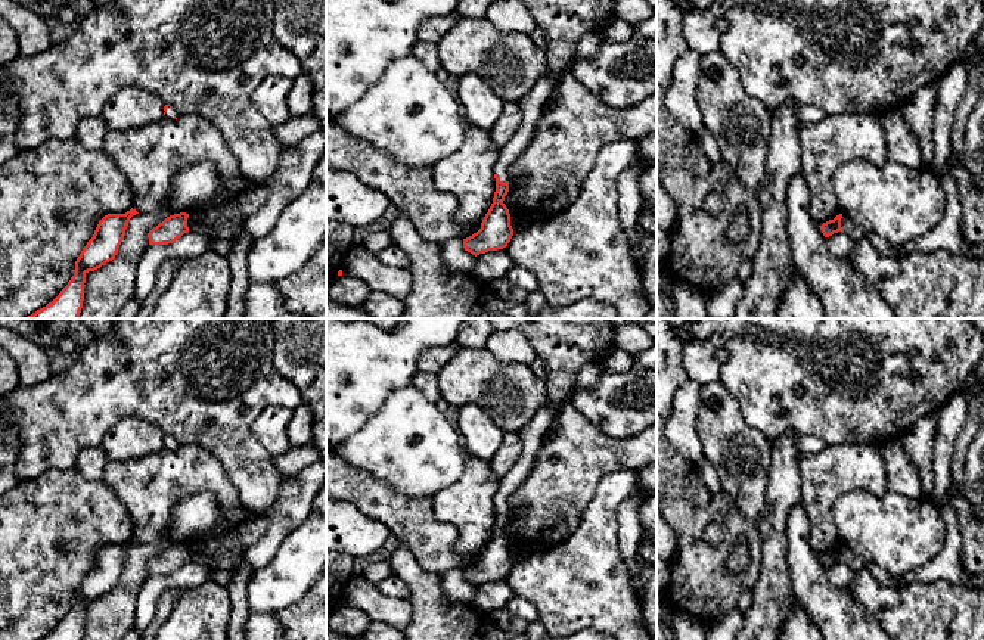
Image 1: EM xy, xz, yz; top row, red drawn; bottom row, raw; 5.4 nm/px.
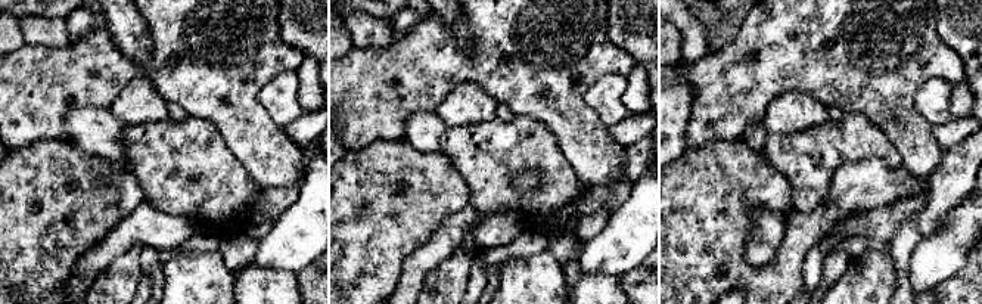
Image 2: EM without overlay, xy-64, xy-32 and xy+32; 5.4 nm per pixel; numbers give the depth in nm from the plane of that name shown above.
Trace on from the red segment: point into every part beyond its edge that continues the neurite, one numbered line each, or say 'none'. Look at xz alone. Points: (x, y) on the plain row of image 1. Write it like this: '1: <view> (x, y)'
1: xz (531, 435)

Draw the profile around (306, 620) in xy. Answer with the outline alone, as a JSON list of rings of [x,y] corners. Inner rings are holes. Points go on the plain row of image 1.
[[[326,566],[294,605],[277,612],[288,640],[326,640]]]

